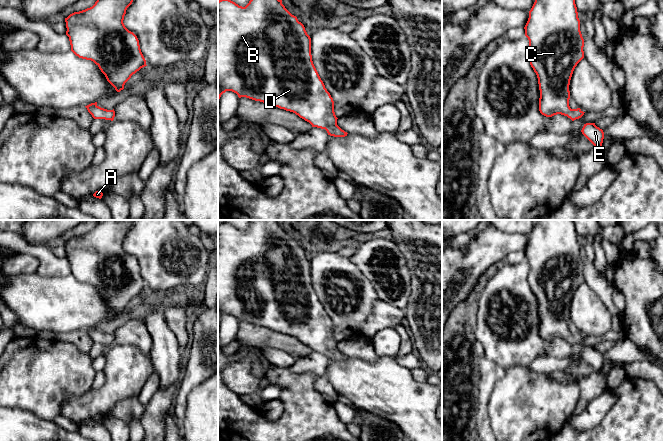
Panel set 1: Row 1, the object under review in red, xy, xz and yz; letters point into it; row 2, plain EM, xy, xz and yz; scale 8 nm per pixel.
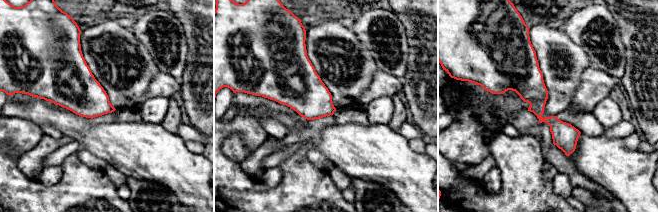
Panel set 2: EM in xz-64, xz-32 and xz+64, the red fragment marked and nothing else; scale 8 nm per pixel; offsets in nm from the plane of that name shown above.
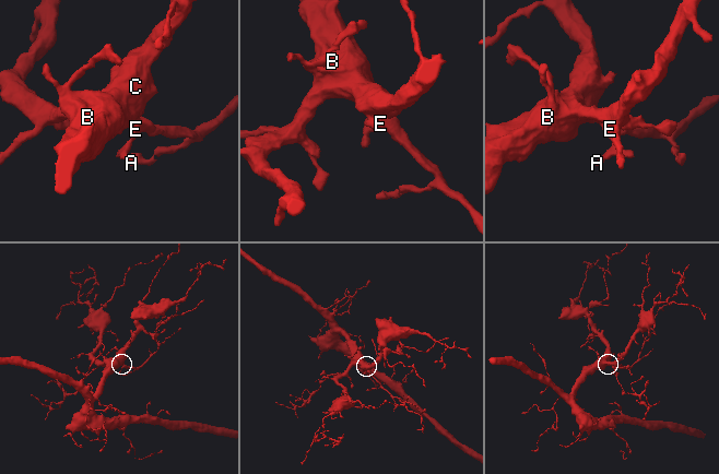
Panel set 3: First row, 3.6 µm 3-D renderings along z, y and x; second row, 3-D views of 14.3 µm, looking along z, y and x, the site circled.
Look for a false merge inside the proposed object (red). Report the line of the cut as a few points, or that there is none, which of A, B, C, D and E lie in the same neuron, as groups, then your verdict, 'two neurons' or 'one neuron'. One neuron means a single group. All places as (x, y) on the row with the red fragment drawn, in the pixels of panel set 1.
cut none; groups A B C D E; one neuron

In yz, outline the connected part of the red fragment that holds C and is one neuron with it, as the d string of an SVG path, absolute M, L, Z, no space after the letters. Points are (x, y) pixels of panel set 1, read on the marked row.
M535 0L524 29L529 40L527 56L538 78L540 113L546 117L561 114L572 121L581 118L585 112L569 106L570 80L575 67L584 58L584 39L575 0Z

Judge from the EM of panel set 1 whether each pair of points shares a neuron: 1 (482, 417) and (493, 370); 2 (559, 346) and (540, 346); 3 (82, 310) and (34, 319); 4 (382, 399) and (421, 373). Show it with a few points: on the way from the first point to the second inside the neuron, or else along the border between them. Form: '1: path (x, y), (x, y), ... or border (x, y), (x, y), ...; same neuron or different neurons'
1: path (482, 405), (487, 382); same neuron
2: path (554, 346), (545, 346); same neuron
3: path (70, 310), (46, 310); same neuron
4: border (410, 370), (410, 374), (415, 379), (425, 382); different neurons

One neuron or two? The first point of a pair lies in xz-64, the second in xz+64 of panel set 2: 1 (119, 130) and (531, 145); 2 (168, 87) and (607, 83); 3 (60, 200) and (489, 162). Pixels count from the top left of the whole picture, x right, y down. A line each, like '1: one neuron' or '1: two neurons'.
1: two neurons
2: one neuron
3: two neurons

